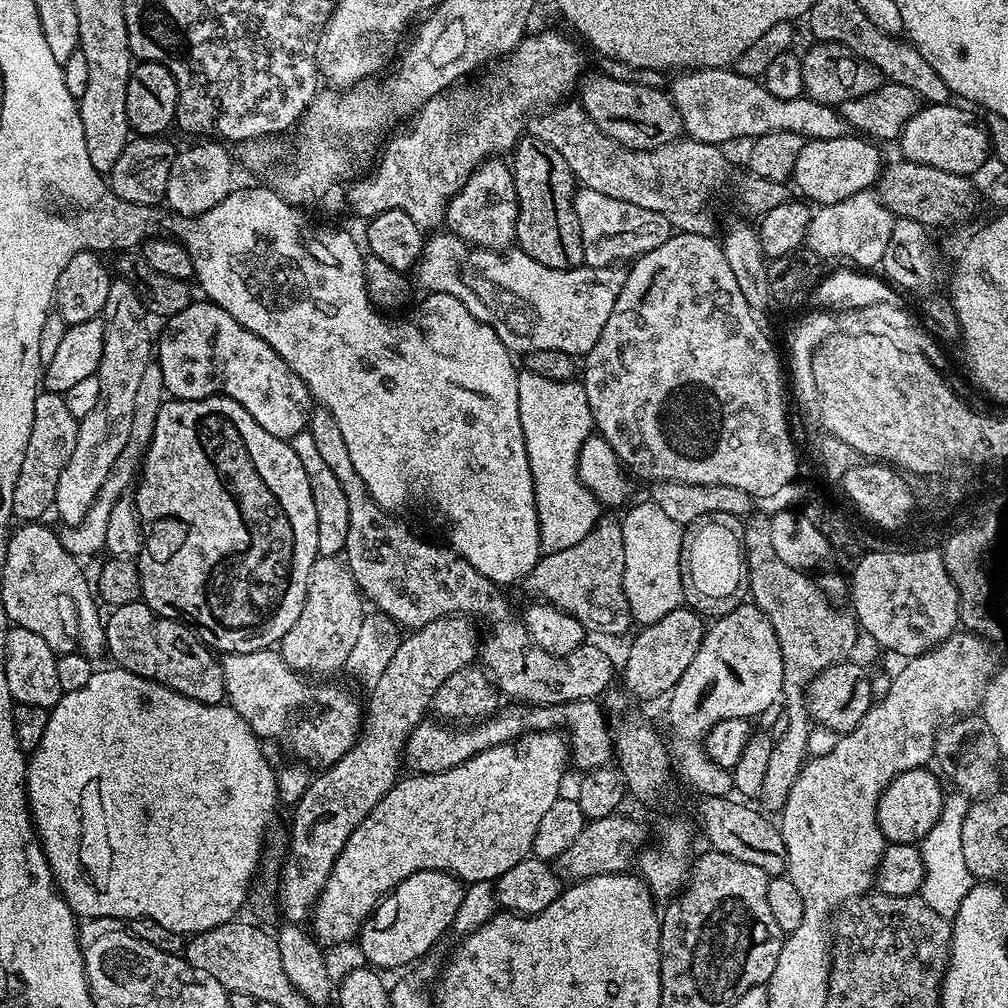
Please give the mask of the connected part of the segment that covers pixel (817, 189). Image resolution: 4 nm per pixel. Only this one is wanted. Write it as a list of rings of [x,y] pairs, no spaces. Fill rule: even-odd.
[[[860,134],[808,140],[802,146],[792,171],[792,180],[800,187],[799,195],[805,201],[819,206],[842,202],[854,194],[869,191],[877,183],[882,171],[880,152],[875,147],[877,145],[871,139]]]

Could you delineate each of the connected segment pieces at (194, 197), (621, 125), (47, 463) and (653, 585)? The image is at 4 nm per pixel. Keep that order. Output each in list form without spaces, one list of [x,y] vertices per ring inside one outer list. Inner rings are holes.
[[[196,142],[193,148],[177,151],[175,158],[172,159],[170,166],[170,178],[166,186],[166,204],[169,209],[177,216],[197,216],[214,206],[218,202],[225,200],[234,190],[232,184],[232,164],[234,168],[234,156],[231,151],[224,148],[225,145],[220,142]]]
[[[603,74],[595,75],[589,75],[583,81],[578,100],[584,105],[586,114],[590,114],[594,126],[602,130],[602,134],[634,150],[654,150],[658,146],[666,146],[681,139],[684,123],[678,114],[676,103],[665,89],[652,89],[634,82],[616,81]]]
[[[41,391],[34,402],[34,426],[30,430],[30,442],[26,442],[26,458],[22,458],[22,470],[18,470],[18,482],[14,486],[13,517],[20,522],[40,522],[47,512],[53,511],[56,502],[58,480],[70,454],[74,454],[74,442],[78,442],[80,421],[70,414],[63,395]]]
[[[654,503],[634,504],[622,516],[626,546],[624,589],[633,621],[643,626],[658,622],[658,618],[666,618],[670,610],[684,604],[684,573],[680,559],[684,528],[663,510],[658,510]]]

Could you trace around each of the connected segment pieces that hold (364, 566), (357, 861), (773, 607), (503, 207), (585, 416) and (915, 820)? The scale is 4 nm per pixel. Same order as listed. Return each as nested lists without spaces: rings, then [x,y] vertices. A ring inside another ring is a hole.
[[[316,406],[312,409],[312,415],[308,418],[307,429],[310,438],[314,438],[315,444],[318,446],[319,452],[322,453],[322,458],[326,462],[326,466],[330,466],[330,470],[334,470],[334,474],[338,474],[338,482],[342,482],[342,491],[346,494],[346,503],[350,505],[350,531],[346,534],[346,546],[344,547],[342,556],[346,561],[348,568],[352,572],[354,582],[360,587],[360,595],[375,611],[384,612],[393,624],[404,630],[415,630],[426,626],[426,622],[434,622],[443,616],[467,616],[475,618],[481,625],[485,624],[488,629],[483,629],[480,647],[478,649],[478,660],[485,672],[492,678],[492,683],[496,685],[501,697],[509,696],[509,701],[519,702],[520,704],[565,704],[566,702],[578,702],[579,700],[596,700],[603,697],[605,693],[613,687],[612,684],[612,660],[599,648],[598,645],[592,642],[586,642],[582,646],[578,646],[578,650],[570,650],[570,654],[546,654],[546,650],[542,650],[542,646],[538,646],[538,642],[534,642],[534,638],[530,638],[530,634],[524,628],[523,619],[512,617],[512,612],[508,609],[508,602],[504,598],[501,585],[495,584],[490,578],[486,578],[482,574],[478,574],[478,570],[474,570],[474,566],[470,566],[470,562],[466,562],[458,553],[452,551],[451,547],[445,546],[443,543],[431,544],[428,540],[423,540],[420,536],[415,536],[406,525],[403,524],[403,519],[397,518],[393,513],[384,512],[372,500],[372,495],[366,490],[366,482],[362,482],[362,478],[358,478],[358,474],[354,470],[354,462],[350,462],[350,454],[346,454],[346,446],[342,442],[342,434],[338,431],[338,422],[334,422],[334,414],[330,414],[330,410]]]
[[[559,731],[529,732],[521,736],[515,743],[494,746],[490,750],[478,753],[474,758],[467,760],[465,764],[459,764],[445,772],[408,774],[397,780],[394,787],[382,798],[382,802],[378,802],[378,806],[374,806],[374,810],[370,810],[370,814],[361,822],[358,830],[354,830],[354,834],[350,834],[346,846],[342,846],[342,854],[338,854],[338,862],[334,862],[334,868],[330,870],[330,878],[326,878],[326,886],[322,890],[318,902],[312,907],[310,917],[312,936],[324,946],[355,941],[359,937],[360,928],[368,920],[368,917],[377,911],[376,903],[384,895],[385,899],[400,883],[406,878],[410,878],[410,874],[415,872],[438,870],[439,872],[451,872],[461,882],[473,880],[494,882],[499,876],[506,874],[506,870],[510,870],[510,866],[518,866],[518,862],[529,859],[534,834],[538,834],[538,822],[542,822],[542,818],[549,812],[550,806],[554,806],[554,802],[561,799],[560,783],[564,780],[564,767],[567,764],[570,764],[570,745]]]
[[[753,515],[747,519],[744,527],[744,552],[747,558],[748,587],[751,603],[766,614],[770,626],[774,626],[774,634],[778,638],[778,646],[782,650],[782,674],[780,675],[780,687],[782,696],[782,714],[788,719],[786,734],[782,738],[774,741],[770,750],[770,762],[767,763],[766,774],[763,775],[761,792],[758,797],[758,804],[765,813],[776,814],[784,807],[786,798],[790,798],[790,786],[798,782],[798,774],[804,768],[809,759],[808,739],[812,736],[814,721],[808,712],[808,701],[805,700],[805,693],[816,676],[822,674],[824,670],[832,664],[843,661],[851,657],[852,647],[856,644],[856,632],[858,636],[858,625],[856,617],[844,612],[840,608],[832,609],[829,597],[813,578],[808,577],[801,569],[787,566],[783,563],[777,553],[770,537],[771,519],[766,515]]]
[[[489,158],[476,169],[476,173],[454,194],[448,203],[447,231],[462,238],[473,248],[508,250],[516,239],[518,202],[511,167],[503,159]]]
[[[521,371],[518,375],[518,414],[522,418],[526,454],[534,482],[534,502],[538,514],[541,549],[544,552],[566,550],[566,546],[574,546],[574,542],[578,539],[576,524],[591,525],[602,515],[601,505],[594,498],[592,491],[580,481],[578,474],[580,451],[586,438],[594,432],[590,402],[586,402],[586,390],[583,383],[576,380],[554,382],[550,378],[535,376],[530,371]]]
[[[925,766],[900,772],[886,786],[876,807],[878,826],[882,830],[888,844],[915,844],[930,834],[930,826],[938,822],[938,814],[942,814],[946,788],[941,777],[931,767]]]

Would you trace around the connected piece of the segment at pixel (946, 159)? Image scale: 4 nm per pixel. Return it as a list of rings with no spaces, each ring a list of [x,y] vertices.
[[[925,103],[904,124],[898,137],[899,155],[910,162],[934,166],[950,174],[971,177],[987,160],[990,160],[988,129],[976,121],[972,112],[967,112],[959,103]]]

